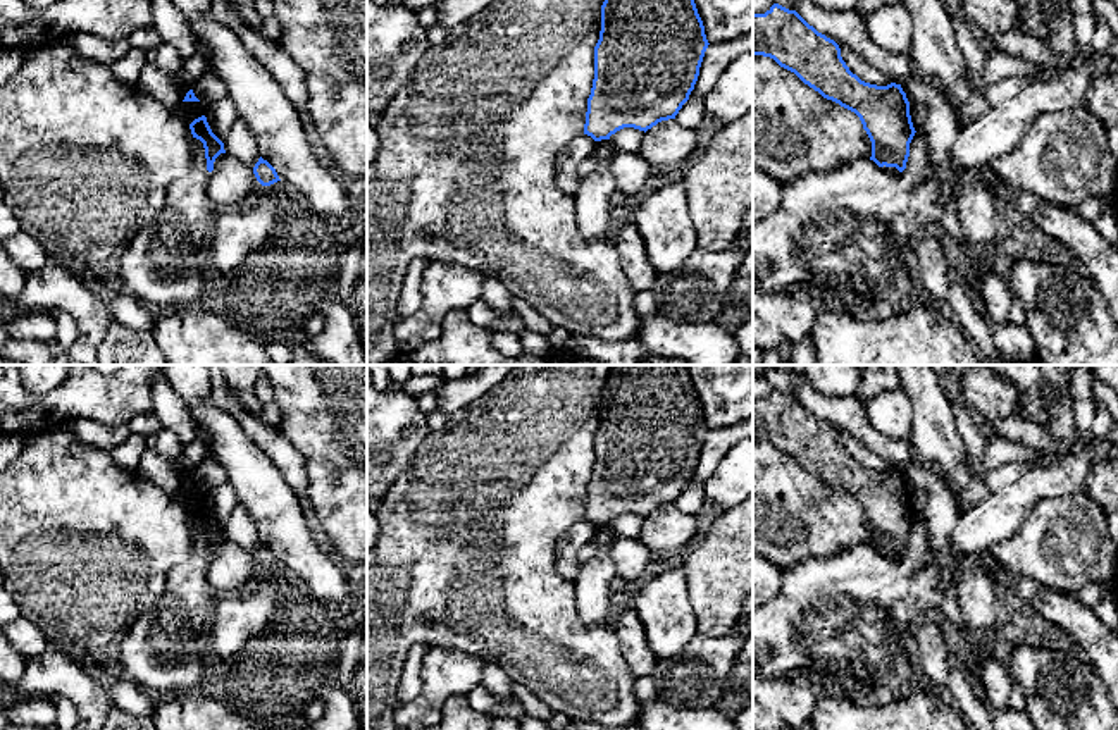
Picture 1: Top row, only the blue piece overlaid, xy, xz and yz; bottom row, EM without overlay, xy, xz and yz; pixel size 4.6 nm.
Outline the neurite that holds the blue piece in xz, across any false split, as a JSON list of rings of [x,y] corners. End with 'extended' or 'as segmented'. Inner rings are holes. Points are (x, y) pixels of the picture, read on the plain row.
[[[613,365],[601,391],[601,417],[594,432],[594,465],[584,520],[601,527],[624,513],[646,518],[661,506],[675,504],[694,475],[708,430],[686,365]]]; as segmented

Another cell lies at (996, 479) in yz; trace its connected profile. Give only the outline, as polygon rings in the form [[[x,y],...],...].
[[[1015,461],[999,467],[989,468],[989,472],[980,477],[970,477],[965,491],[961,492],[956,508],[958,513],[965,513],[982,503],[987,496],[1003,491],[1004,487],[1020,480],[1025,473],[1034,470],[1034,465],[1028,461]]]

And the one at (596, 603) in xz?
[[[612,525],[598,527],[593,539],[598,553],[589,563],[581,566],[574,580],[579,616],[587,625],[610,622],[617,611],[617,596],[612,591],[615,568],[608,556],[615,539],[617,534]]]

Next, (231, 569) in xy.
[[[226,537],[215,544],[205,577],[215,592],[222,594],[250,591],[257,582],[257,573],[258,566],[253,556]]]

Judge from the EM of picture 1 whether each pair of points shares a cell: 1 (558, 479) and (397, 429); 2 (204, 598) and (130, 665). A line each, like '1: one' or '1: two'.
1: two
2: one

